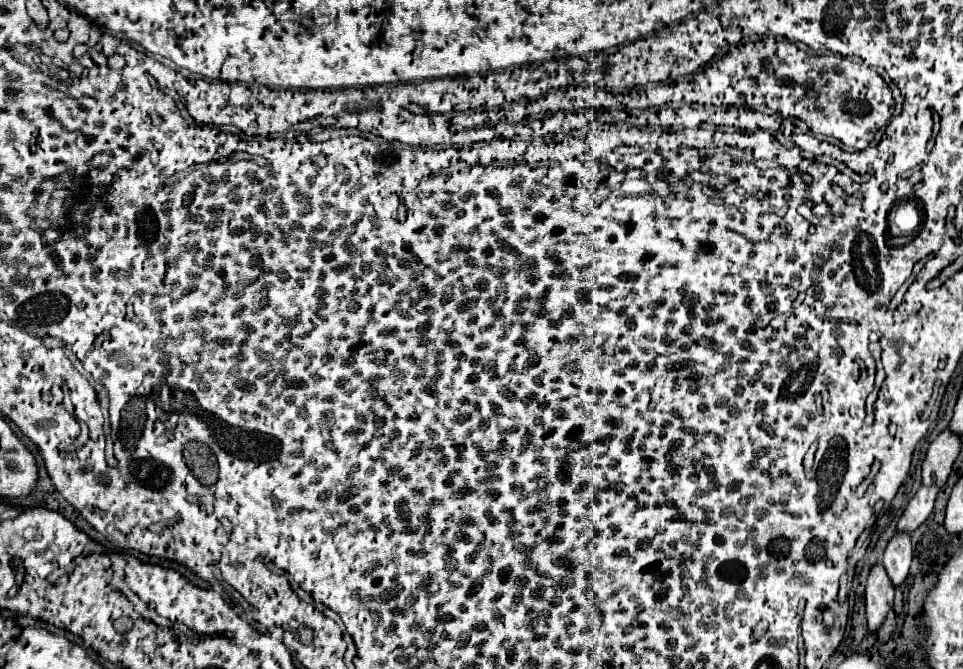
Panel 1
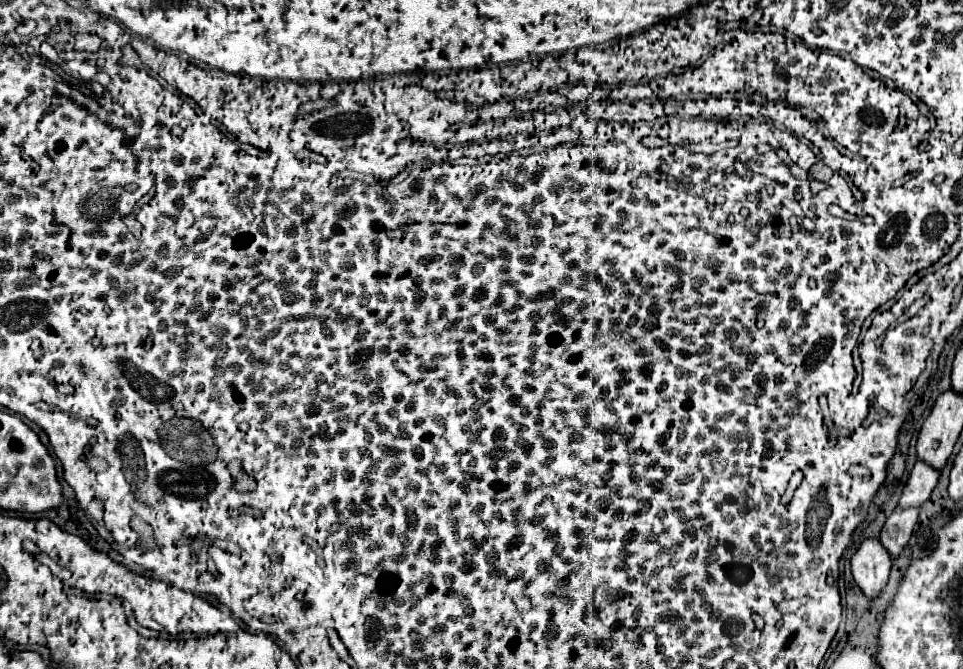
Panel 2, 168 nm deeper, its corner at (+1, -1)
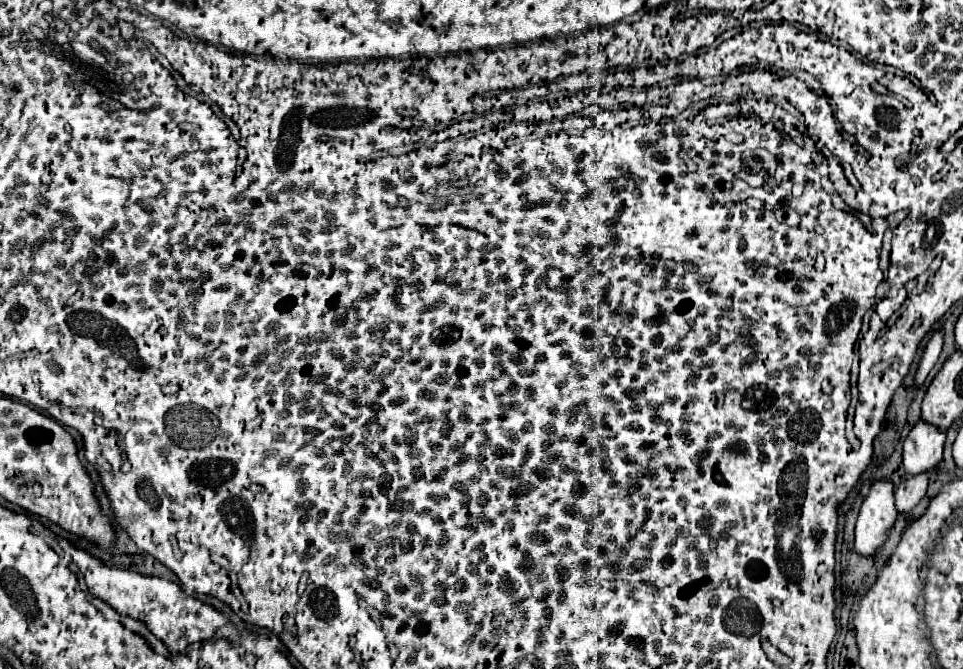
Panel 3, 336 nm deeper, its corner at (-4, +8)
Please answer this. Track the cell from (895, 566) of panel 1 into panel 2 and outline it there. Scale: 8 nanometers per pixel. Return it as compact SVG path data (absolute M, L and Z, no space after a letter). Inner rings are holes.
M896 507L892 511L892 515L886 519L882 531L880 531L880 541L882 545L890 551L892 557L896 557L908 543L912 529L916 525L916 517L918 517L918 509L904 509L904 507Z

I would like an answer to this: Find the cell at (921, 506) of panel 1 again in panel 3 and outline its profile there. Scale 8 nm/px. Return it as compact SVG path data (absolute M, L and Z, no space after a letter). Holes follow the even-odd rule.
M919 420L903 444L903 464L909 476L931 472L943 458L945 432Z

